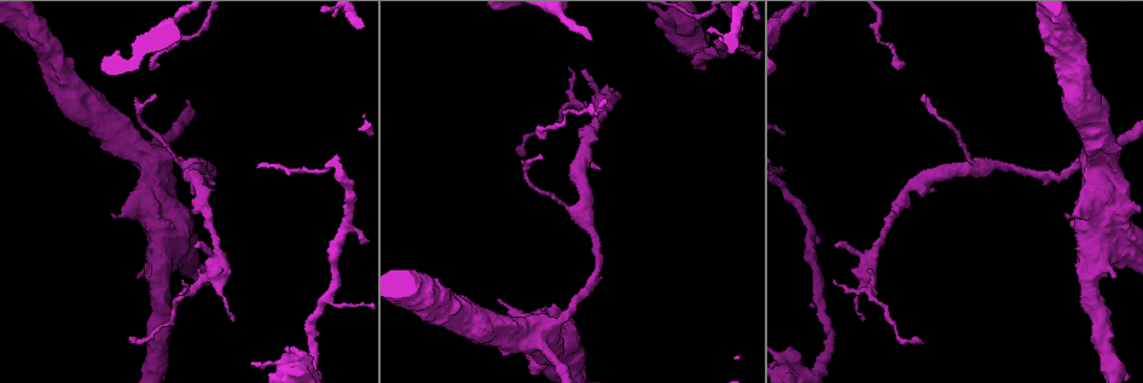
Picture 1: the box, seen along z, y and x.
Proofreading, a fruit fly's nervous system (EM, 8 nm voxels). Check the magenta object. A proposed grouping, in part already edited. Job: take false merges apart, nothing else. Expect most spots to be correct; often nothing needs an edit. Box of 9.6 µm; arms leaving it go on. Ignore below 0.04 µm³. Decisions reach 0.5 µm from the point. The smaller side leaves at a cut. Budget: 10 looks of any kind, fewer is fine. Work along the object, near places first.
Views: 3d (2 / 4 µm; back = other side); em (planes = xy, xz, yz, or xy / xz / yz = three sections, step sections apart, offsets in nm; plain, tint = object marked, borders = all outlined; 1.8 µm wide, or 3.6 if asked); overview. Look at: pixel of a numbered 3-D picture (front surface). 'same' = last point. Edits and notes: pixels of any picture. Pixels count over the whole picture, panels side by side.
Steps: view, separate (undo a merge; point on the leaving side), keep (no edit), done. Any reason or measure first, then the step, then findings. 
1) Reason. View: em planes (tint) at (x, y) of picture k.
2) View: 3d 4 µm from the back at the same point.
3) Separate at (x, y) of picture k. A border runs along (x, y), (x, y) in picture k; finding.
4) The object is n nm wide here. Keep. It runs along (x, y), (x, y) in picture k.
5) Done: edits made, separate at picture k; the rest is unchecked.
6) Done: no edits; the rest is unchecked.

Calibre changes. View: em 3.6 µm xz step 8 (tint) at (1097, 251) of picture 1.

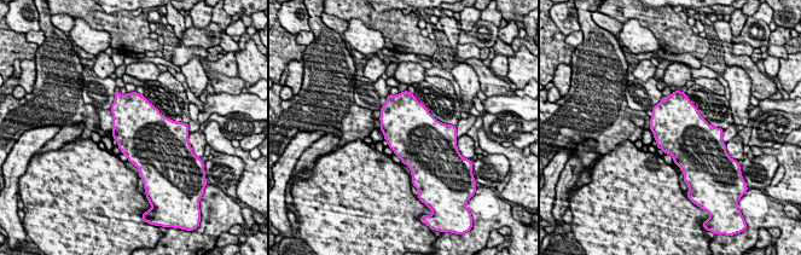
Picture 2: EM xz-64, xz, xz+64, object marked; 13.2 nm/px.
Keep. Continuous, no second cell.

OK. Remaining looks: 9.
Sudden change in width. View: em yz step 4 (tint) at (550, 352) of picture 1.

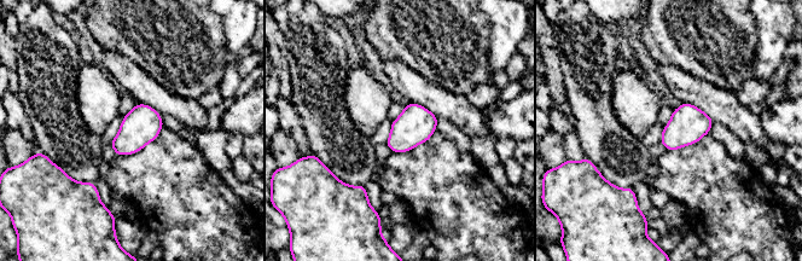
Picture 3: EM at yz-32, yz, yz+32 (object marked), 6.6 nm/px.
Another direction. View: em planes (tint) at the same point.

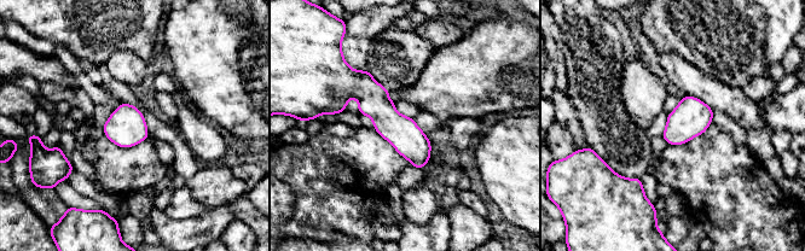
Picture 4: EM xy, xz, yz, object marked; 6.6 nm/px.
The object is 220 nm wide here. Keep. One cell here.

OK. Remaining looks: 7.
Sudden change in width. View: 3d 2 µm at (196, 288) of picture 1.

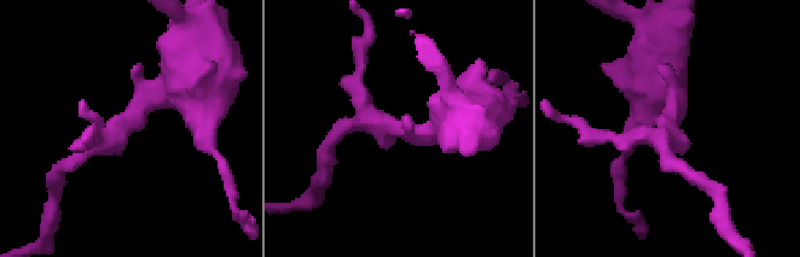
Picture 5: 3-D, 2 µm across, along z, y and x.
View: em planes (tint) at (395, 130) of picture 5.

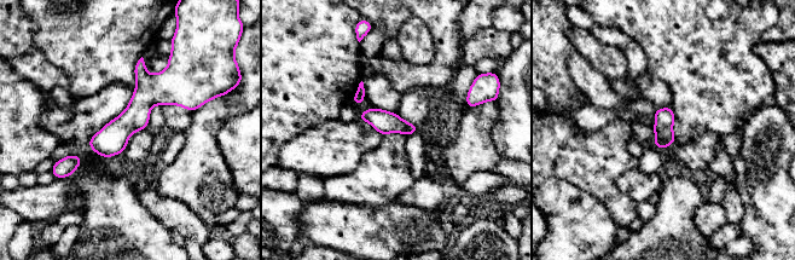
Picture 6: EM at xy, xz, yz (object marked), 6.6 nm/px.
The object is 130 nm wide here. Keep. It runs along (193, 102), (152, 96), (92, 144) in picture 6; continuous, no second cell.

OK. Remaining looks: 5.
Calibre changes. View: em 3.6 µm xy step 16 (tint) at (789, 362) of picture 1.

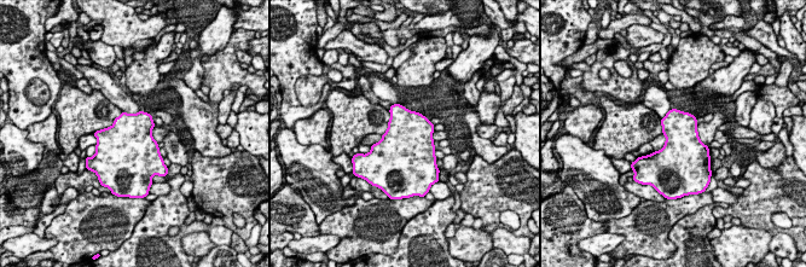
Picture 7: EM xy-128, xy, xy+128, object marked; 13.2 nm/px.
Cut it another way. View: em 3.6 µm planes (borders) at the same point.

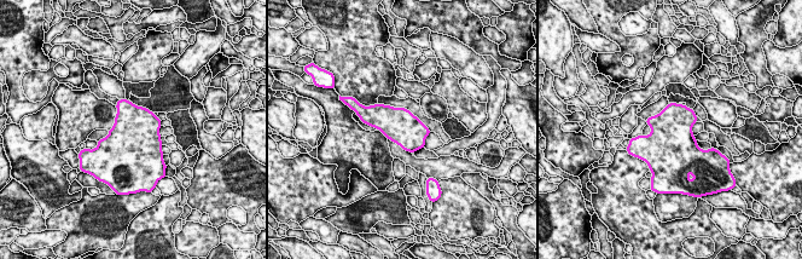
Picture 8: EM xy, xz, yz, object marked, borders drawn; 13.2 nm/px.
Keep. All the same cell.

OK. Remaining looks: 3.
Done: no edits; the rest is unchecked.

